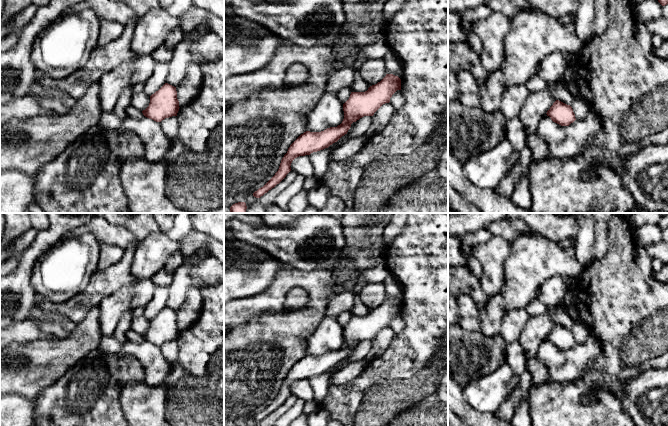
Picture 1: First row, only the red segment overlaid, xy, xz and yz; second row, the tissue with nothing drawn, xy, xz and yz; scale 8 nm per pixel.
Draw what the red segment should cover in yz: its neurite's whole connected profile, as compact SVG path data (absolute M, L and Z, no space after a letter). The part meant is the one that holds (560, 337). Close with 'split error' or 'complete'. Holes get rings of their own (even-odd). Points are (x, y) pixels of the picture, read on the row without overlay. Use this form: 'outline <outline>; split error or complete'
outline M559 324L553 327L546 338L553 346L561 350L569 350L576 344L572 331Z; complete

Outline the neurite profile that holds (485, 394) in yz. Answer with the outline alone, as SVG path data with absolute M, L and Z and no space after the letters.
M504 364L494 372L468 382L462 388L463 397L472 408L494 414L507 398L507 385L513 376L511 368Z

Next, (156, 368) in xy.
M126 341L122 351L125 355L132 355L138 359L144 369L144 382L150 386L159 386L164 383L171 365L164 358L160 346L147 341L134 344Z

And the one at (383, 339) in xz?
M391 327L383 328L372 340L373 345L365 357L366 361L369 362L380 356L389 347L395 335Z

